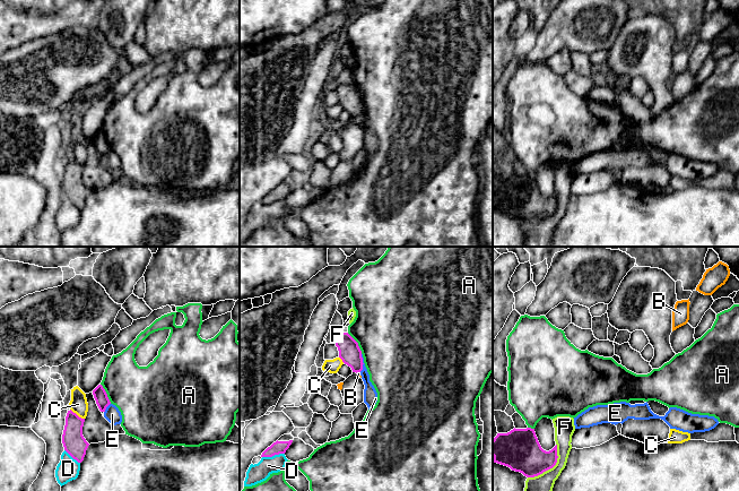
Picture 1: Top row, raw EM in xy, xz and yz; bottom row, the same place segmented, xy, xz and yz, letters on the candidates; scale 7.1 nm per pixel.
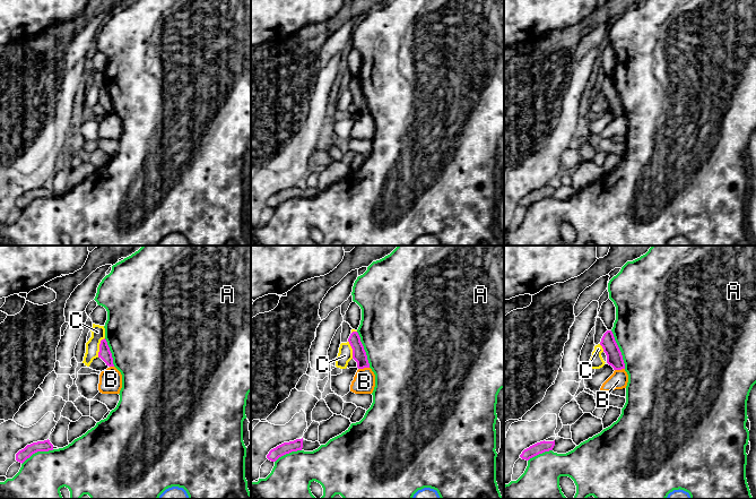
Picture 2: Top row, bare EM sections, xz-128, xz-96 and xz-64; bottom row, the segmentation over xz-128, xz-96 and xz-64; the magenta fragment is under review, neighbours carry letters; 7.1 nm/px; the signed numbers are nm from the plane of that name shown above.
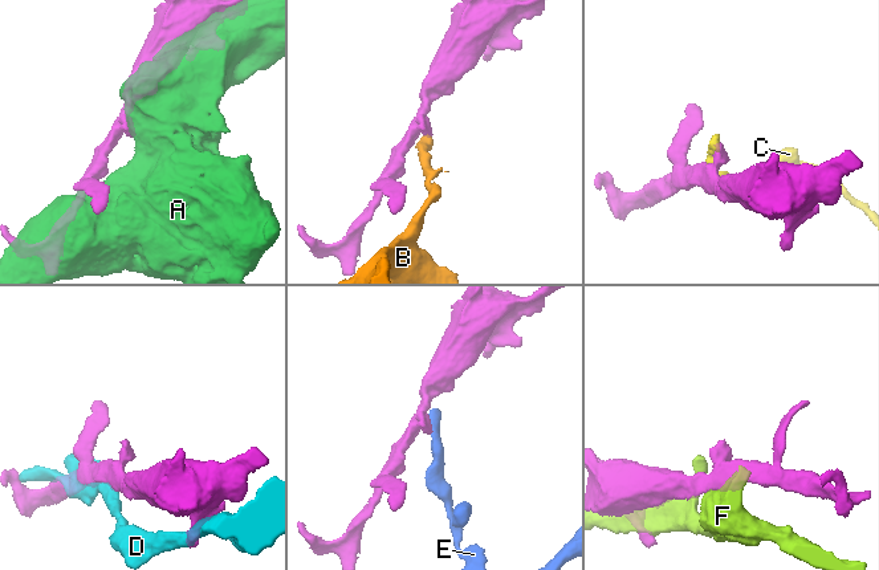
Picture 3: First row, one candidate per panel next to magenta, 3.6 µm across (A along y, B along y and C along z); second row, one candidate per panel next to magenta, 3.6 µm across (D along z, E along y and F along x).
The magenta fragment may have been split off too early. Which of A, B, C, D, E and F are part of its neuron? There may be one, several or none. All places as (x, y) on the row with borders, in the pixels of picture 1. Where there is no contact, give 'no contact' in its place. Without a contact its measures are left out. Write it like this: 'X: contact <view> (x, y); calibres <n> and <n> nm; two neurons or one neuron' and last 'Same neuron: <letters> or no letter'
A: contact xz (357, 343); calibres 160 and 500 nm; two neurons
B: contact xz (358, 371); calibres 160 and 20 nm; two neurons
C: contact xy (76, 414); calibres 160 and 130 nm; two neurons
D: contact xz (272, 455); calibres 100 and 140 nm; two neurons
E: contact xz (363, 363); calibres 160 and 100 nm; two neurons
F: contact yz (551, 467); calibres 280 and 130 nm; two neurons
Same neuron: no letter

